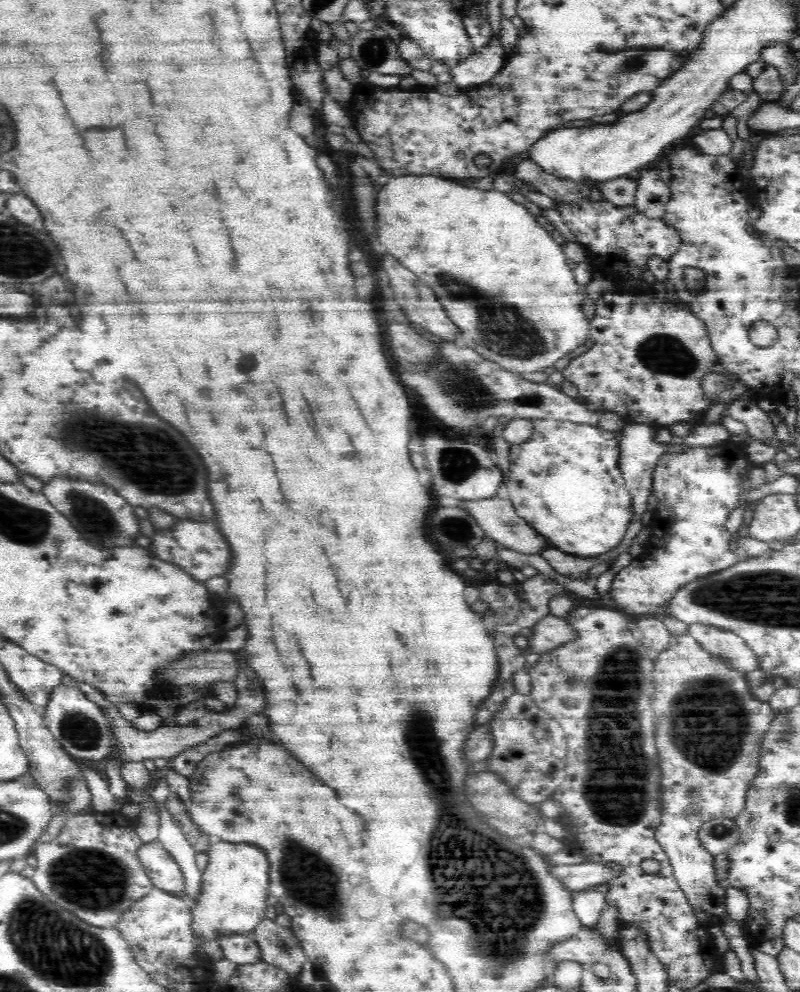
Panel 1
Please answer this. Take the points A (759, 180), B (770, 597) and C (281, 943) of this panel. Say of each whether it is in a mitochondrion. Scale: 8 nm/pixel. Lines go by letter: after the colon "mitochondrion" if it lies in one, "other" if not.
A: other
B: mitochondrion
C: mitochondrion

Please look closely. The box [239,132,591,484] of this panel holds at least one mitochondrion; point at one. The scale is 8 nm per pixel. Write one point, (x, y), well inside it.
(503, 329)

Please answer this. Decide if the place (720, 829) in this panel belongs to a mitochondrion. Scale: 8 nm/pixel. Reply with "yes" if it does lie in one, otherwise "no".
yes

